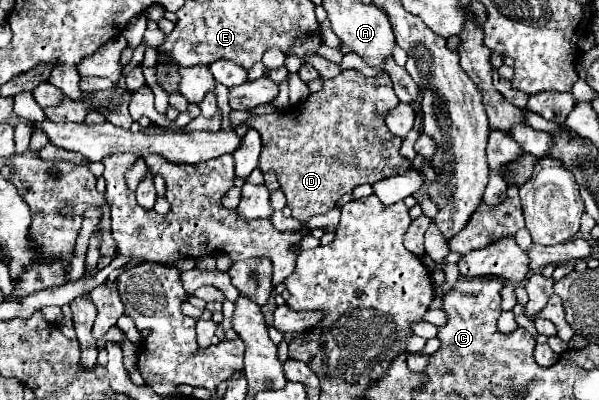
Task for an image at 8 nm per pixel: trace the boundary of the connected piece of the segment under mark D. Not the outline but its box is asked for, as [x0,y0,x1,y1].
[230,70,410,236]

